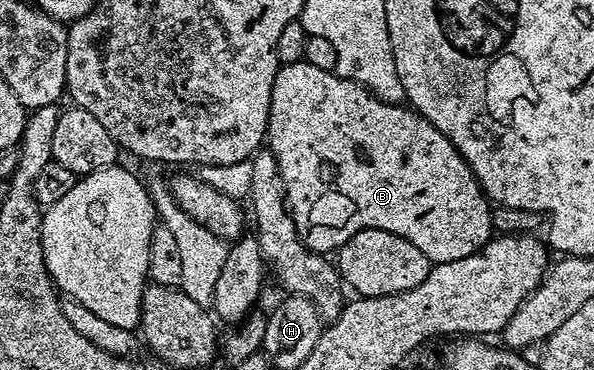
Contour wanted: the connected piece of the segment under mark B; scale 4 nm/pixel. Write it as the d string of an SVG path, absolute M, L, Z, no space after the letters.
M306 60L279 67L277 76L273 80L273 92L267 113L265 146L277 160L283 187L287 190L287 205L291 207L291 215L295 221L295 227L299 230L299 238L306 244L308 250L314 250L319 255L330 255L330 250L331 253L338 252L350 238L357 236L357 232L362 230L384 230L409 240L413 248L421 248L421 252L425 252L425 256L431 263L438 264L463 261L471 254L482 250L483 245L491 241L493 237L492 203L480 188L479 181L475 179L475 173L469 168L469 164L431 121L406 105L382 102L367 87L351 82L347 78L341 78L338 73L317 68Z

